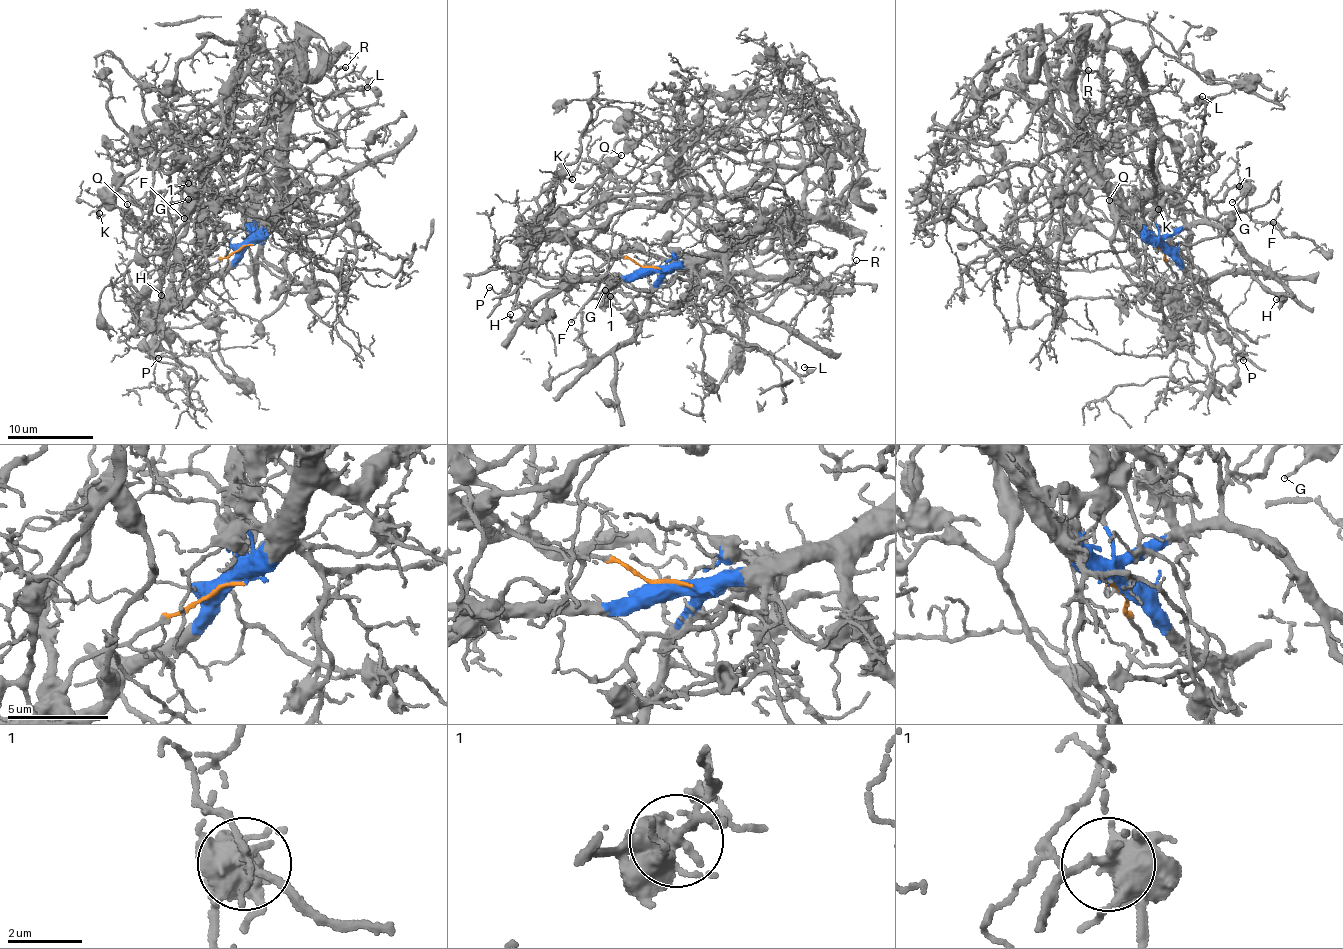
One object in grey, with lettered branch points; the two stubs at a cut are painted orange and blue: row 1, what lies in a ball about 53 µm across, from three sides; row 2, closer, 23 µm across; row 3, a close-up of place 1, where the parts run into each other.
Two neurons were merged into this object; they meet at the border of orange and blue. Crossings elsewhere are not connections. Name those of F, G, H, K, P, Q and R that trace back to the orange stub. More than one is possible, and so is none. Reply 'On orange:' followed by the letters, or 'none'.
On orange: F, K, P, Q, R

